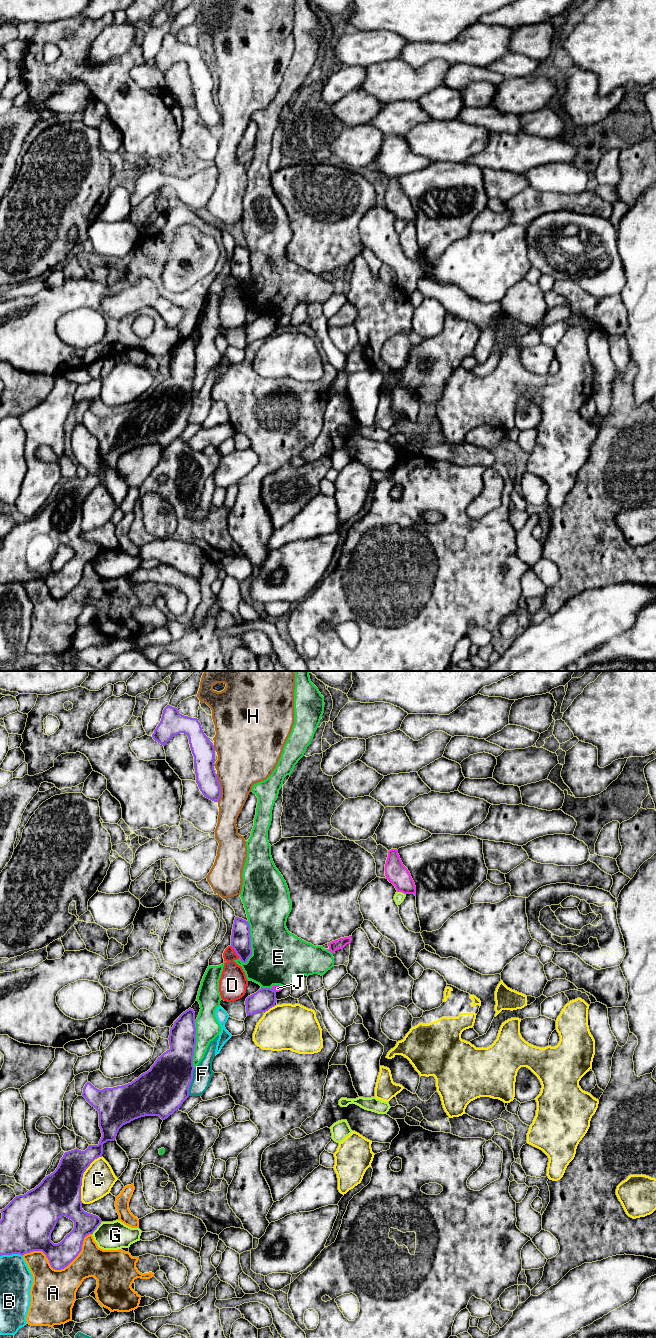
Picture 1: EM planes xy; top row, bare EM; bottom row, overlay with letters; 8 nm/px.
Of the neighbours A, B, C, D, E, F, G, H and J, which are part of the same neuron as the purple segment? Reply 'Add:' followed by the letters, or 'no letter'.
Add: no letter

